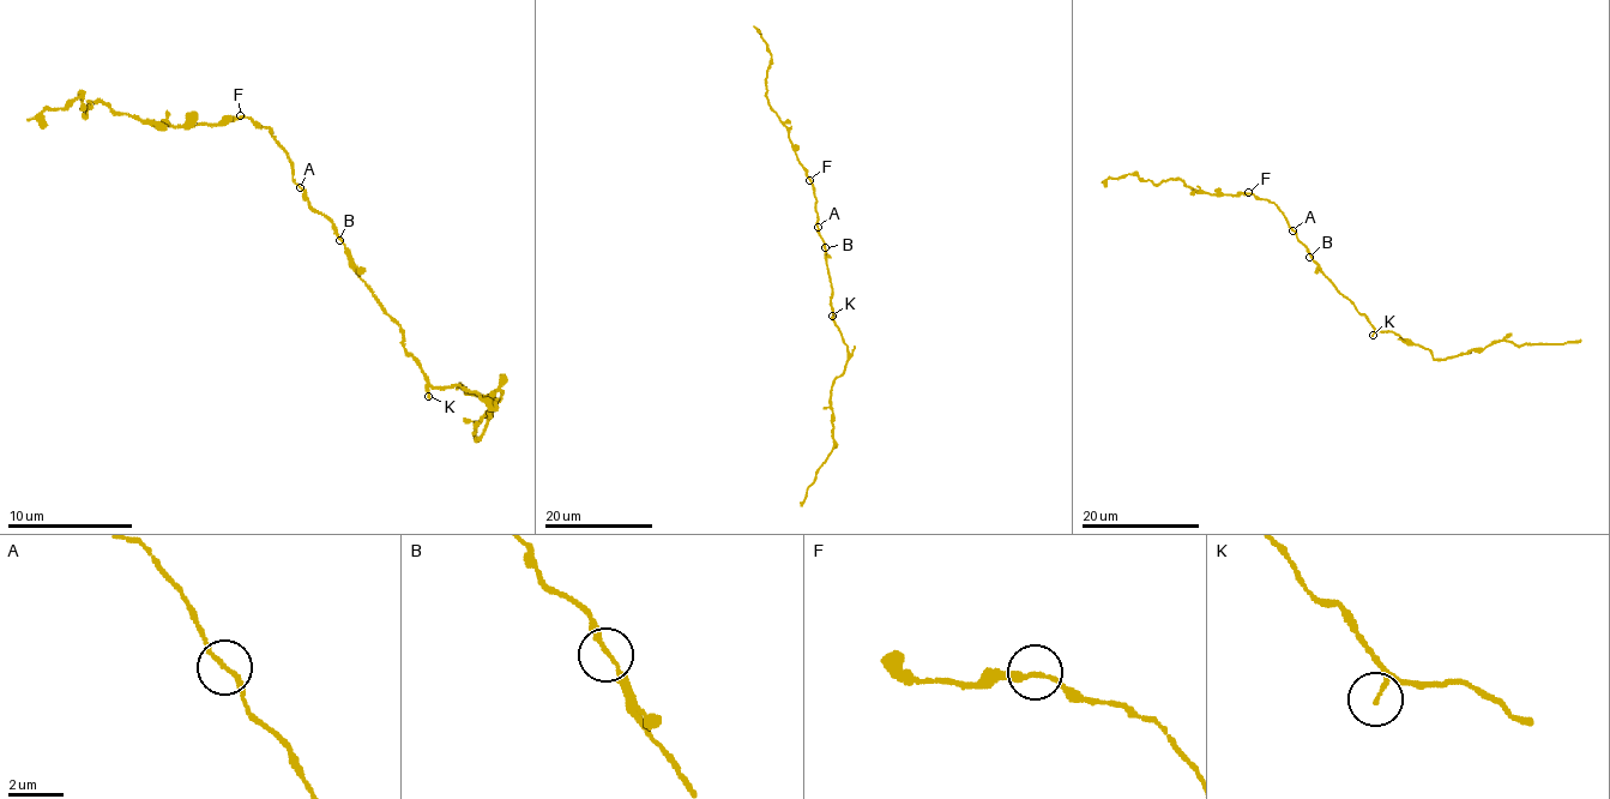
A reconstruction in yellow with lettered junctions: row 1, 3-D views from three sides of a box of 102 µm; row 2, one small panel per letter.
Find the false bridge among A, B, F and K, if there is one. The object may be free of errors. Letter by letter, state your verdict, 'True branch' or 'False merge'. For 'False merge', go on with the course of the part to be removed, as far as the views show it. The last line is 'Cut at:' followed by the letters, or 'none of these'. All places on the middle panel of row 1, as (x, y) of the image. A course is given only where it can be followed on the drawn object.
A: True branch
B: True branch
F: True branch
K: True branch
Cut at: none of these

